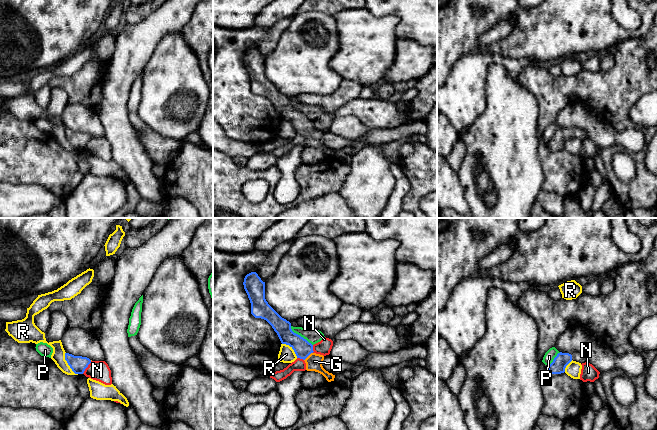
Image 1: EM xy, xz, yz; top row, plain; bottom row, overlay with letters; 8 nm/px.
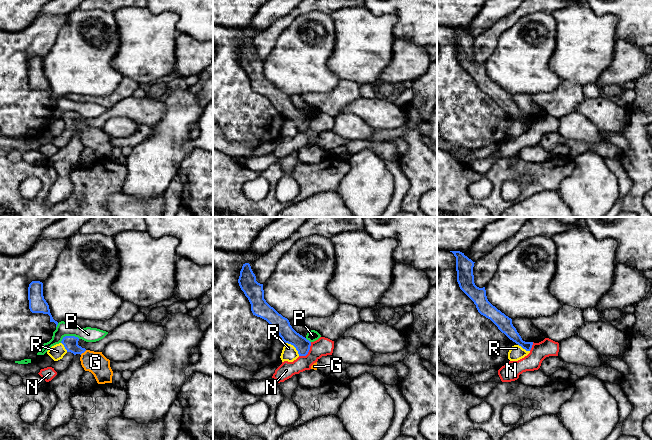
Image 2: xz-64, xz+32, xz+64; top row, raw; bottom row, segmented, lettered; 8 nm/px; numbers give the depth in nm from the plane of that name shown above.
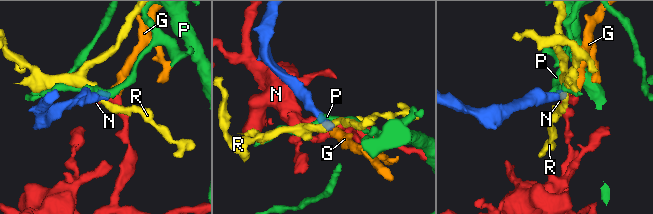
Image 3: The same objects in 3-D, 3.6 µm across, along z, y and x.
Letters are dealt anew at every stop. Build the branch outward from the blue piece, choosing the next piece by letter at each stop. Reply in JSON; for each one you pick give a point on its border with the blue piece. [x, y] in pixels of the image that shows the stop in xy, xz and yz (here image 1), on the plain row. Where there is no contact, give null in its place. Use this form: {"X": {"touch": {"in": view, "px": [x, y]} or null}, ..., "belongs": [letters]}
{"G": {"touch": {"in": "xz", "px": [308, 131]}}, "belongs": ["G"]}

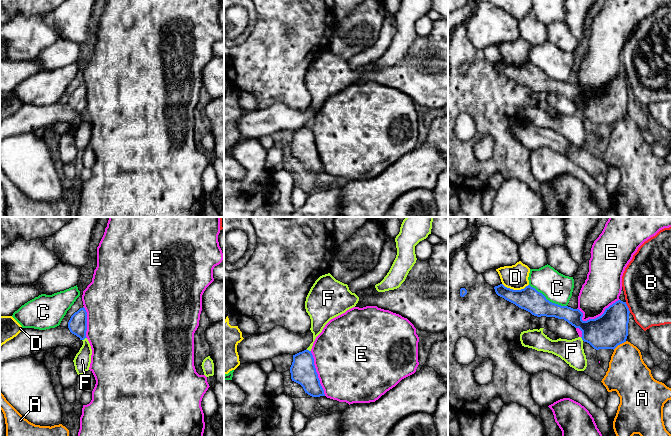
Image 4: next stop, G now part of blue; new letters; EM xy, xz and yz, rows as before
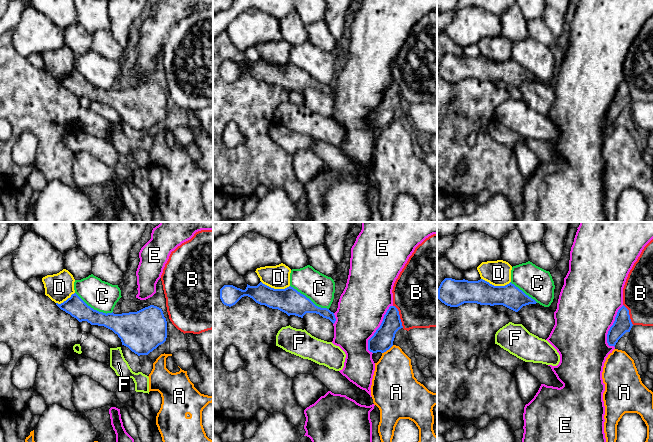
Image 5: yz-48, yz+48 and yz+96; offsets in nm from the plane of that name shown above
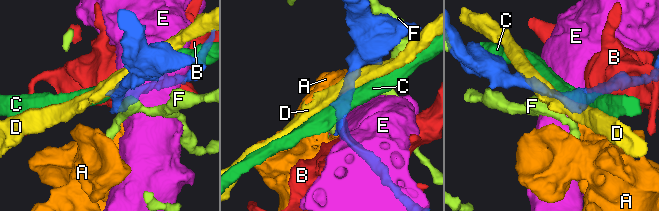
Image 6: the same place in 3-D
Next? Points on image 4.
{"belongs": []}

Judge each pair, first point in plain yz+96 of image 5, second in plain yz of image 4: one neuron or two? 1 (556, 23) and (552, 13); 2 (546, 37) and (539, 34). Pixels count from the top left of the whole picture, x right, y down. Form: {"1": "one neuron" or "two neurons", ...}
{"1": "two neurons", "2": "two neurons"}

